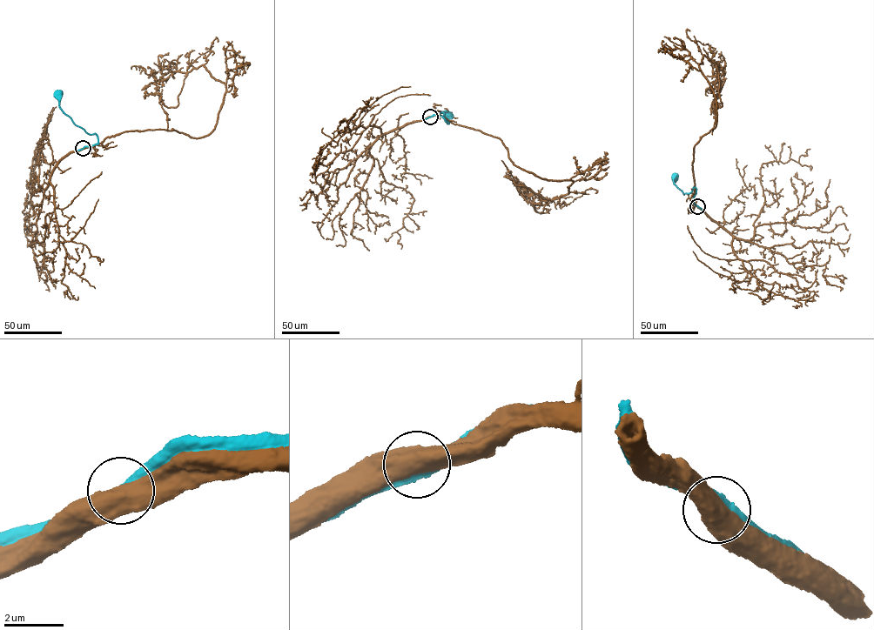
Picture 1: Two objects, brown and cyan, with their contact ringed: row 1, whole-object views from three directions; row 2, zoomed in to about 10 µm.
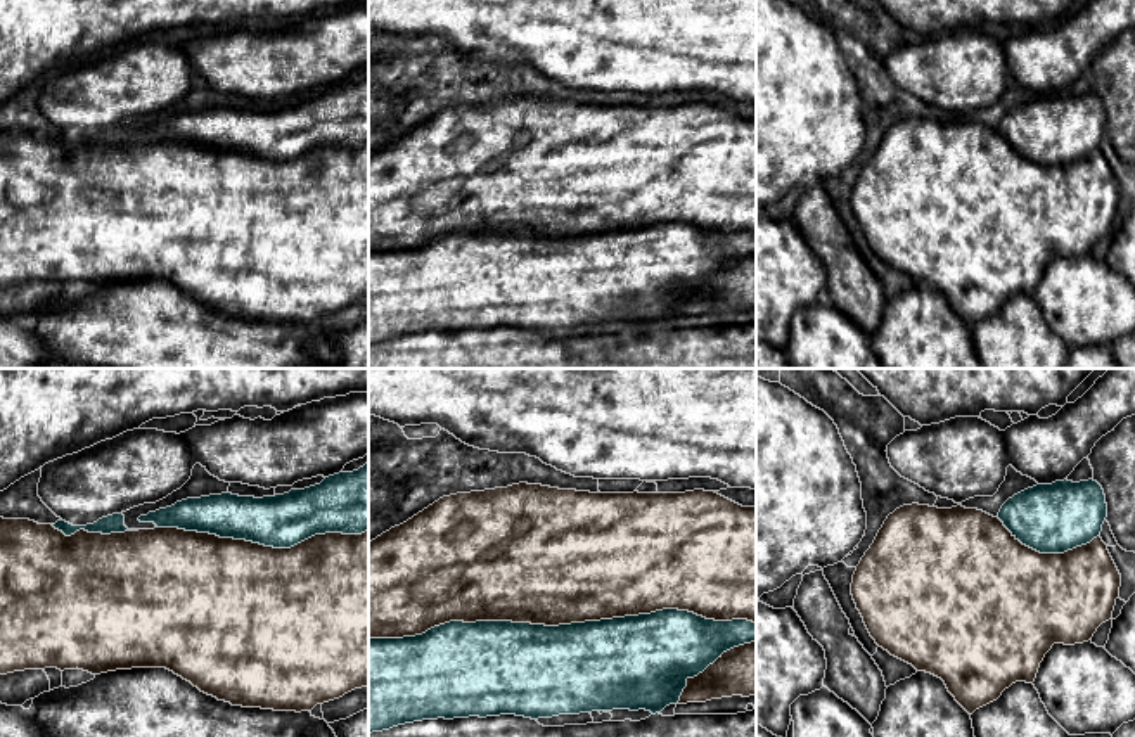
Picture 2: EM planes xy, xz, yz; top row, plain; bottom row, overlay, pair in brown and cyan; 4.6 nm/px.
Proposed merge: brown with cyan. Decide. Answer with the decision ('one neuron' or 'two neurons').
one neuron

